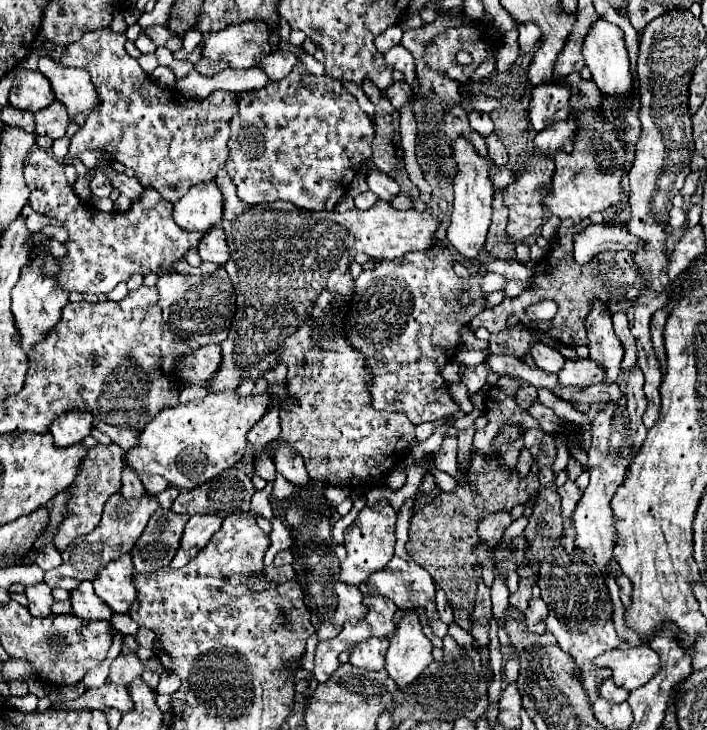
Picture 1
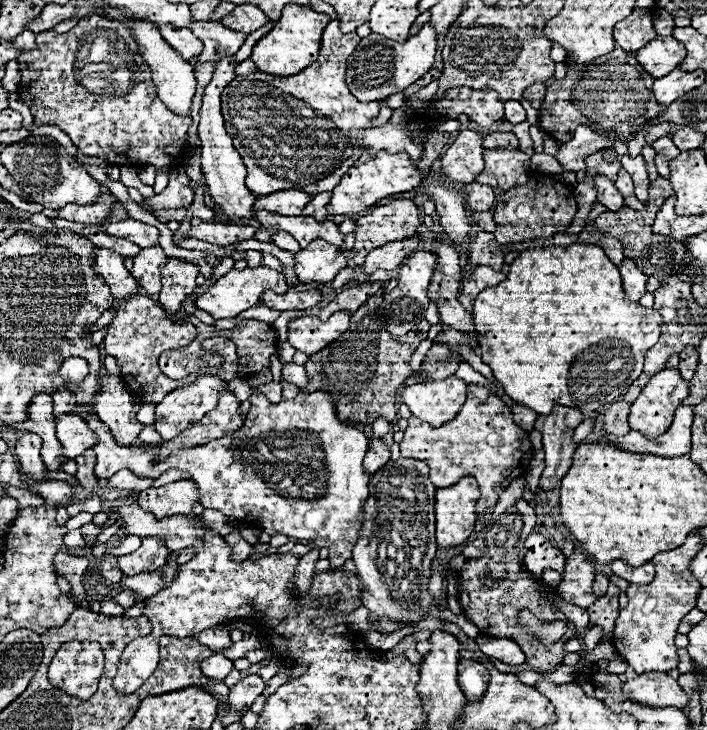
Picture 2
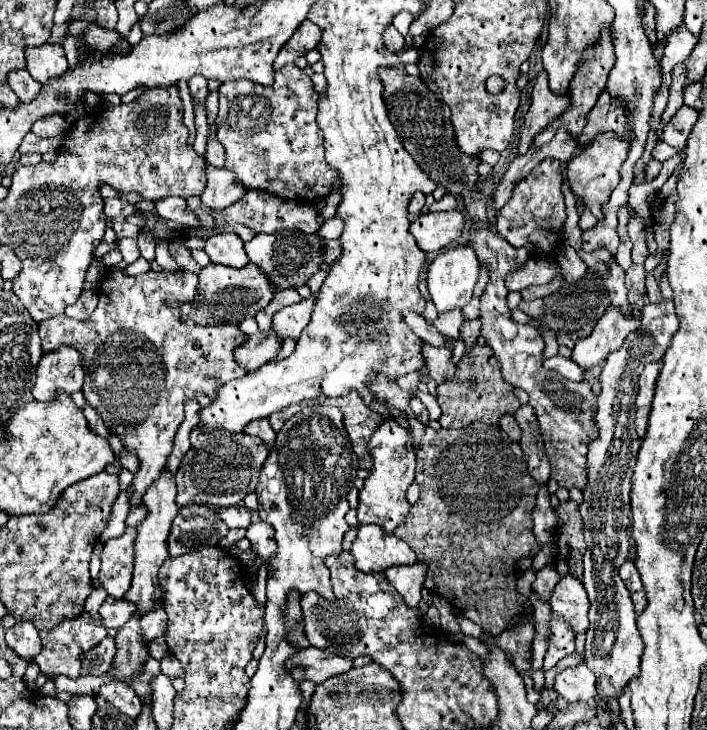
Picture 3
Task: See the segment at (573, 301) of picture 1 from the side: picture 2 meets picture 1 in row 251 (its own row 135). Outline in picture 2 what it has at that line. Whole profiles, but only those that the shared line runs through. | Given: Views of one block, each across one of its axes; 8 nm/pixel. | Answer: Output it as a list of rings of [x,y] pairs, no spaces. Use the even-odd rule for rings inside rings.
[[[614,48],[604,58],[588,64],[582,78],[576,66],[568,66],[568,74],[564,80],[556,80],[546,90],[546,98],[540,108],[540,122],[538,126],[550,134],[554,140],[570,142],[576,126],[586,124],[594,130],[616,130],[620,136],[632,134],[634,126],[646,122],[648,118],[660,116],[666,106],[658,104],[652,94],[654,78],[646,74],[646,70],[638,64],[636,56]],[[584,102],[584,104],[580,104]]]

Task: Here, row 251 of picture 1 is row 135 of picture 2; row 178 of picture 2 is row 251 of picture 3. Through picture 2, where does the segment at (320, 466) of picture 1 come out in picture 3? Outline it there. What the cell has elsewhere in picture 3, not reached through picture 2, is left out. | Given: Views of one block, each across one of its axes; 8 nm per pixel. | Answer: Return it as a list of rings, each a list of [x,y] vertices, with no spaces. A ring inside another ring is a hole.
[[[274,232],[274,234],[256,234],[250,242],[246,242],[246,254],[250,258],[250,262],[254,262],[258,268],[264,268],[266,276],[272,280],[272,284],[276,284],[276,292],[278,290],[286,290],[286,288],[298,288],[302,284],[306,284],[306,280],[320,270],[322,264],[322,238],[318,234],[308,234],[304,236],[304,232]]]

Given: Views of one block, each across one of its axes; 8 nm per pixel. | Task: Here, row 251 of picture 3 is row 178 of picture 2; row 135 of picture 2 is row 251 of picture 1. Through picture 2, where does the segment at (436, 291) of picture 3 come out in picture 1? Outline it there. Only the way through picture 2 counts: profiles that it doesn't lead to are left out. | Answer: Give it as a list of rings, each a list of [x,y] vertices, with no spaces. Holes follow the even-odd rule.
[[[460,136],[454,144],[454,160],[456,160],[456,176],[454,176],[454,210],[448,226],[448,242],[456,252],[460,252],[464,258],[472,260],[478,256],[486,242],[486,232],[492,218],[492,180],[488,180],[488,164],[492,164],[490,158],[476,156],[472,152],[472,144]]]

